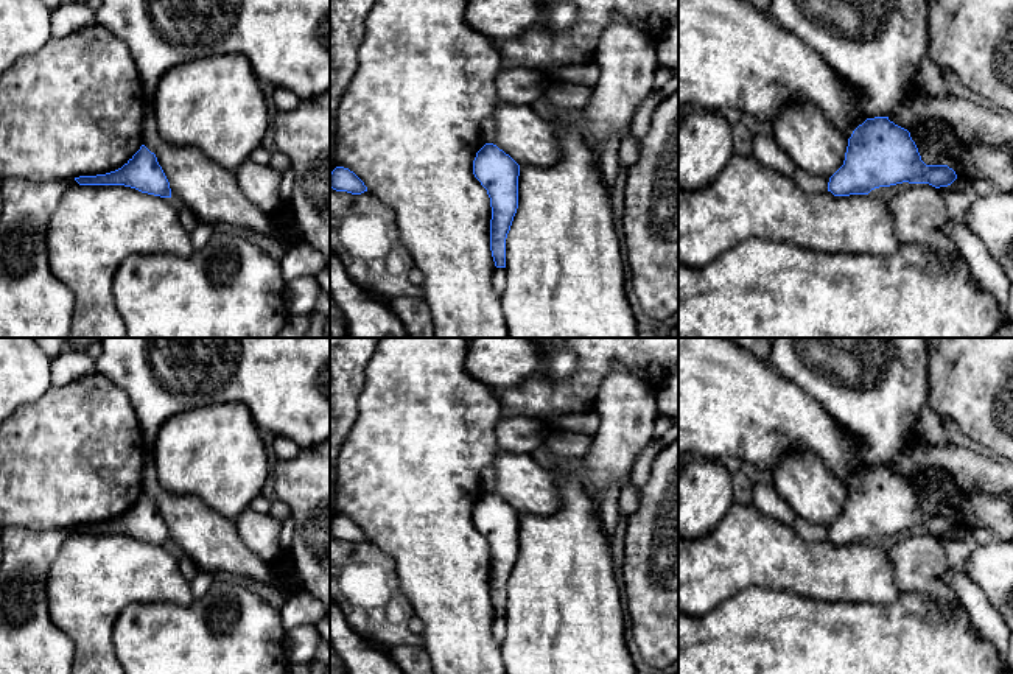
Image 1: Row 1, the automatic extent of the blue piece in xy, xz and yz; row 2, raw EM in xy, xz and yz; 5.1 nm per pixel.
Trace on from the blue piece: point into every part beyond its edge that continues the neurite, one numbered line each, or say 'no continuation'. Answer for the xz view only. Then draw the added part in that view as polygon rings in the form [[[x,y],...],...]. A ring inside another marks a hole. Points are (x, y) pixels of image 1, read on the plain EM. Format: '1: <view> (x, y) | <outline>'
no continuation

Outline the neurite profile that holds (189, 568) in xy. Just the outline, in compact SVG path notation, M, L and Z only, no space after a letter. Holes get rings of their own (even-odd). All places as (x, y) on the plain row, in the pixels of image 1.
M177 553L177 559L182 574L191 581L198 574L199 567L184 553Z

